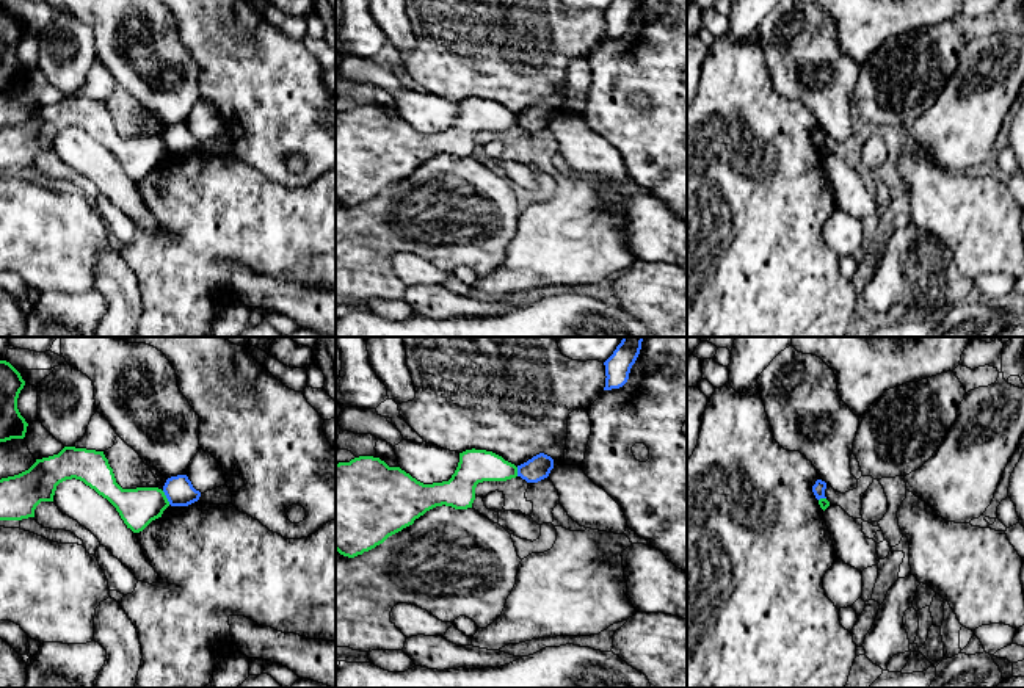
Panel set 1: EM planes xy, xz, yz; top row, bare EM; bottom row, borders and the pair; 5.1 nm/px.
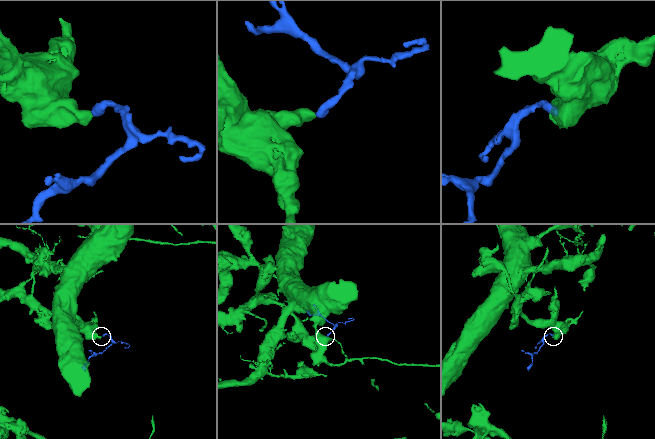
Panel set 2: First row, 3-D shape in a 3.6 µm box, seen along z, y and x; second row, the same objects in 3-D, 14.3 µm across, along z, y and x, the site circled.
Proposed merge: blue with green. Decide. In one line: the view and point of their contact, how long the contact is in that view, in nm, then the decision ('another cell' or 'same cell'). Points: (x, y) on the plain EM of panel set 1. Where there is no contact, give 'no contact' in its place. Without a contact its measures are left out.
xy (167, 146) | 80 nm | another cell

